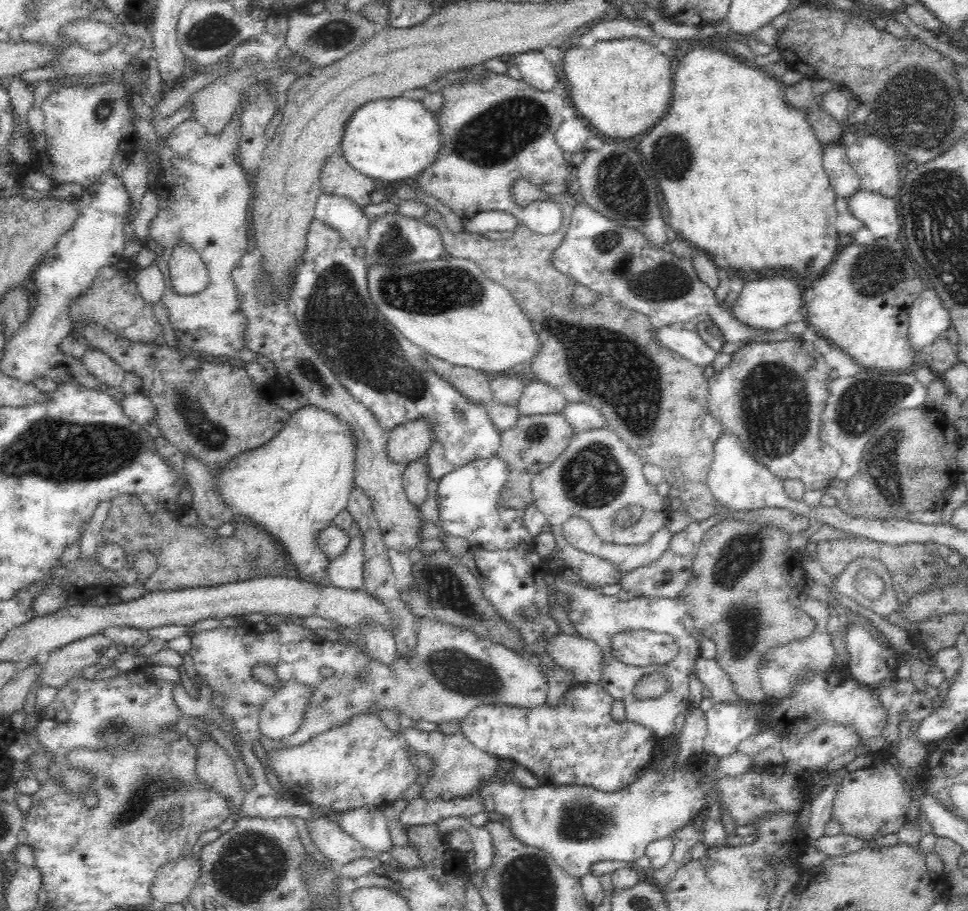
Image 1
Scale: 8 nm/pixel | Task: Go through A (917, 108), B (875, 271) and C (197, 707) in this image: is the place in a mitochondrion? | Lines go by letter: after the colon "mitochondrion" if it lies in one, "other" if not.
A: mitochondrion
B: mitochondrion
C: other

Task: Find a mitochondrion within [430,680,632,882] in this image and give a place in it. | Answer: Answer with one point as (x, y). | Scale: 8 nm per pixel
(578, 822)

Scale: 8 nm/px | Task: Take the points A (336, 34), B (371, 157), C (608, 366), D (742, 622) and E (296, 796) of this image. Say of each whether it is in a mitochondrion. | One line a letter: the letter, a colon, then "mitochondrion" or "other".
A: mitochondrion
B: other
C: mitochondrion
D: mitochondrion
E: other

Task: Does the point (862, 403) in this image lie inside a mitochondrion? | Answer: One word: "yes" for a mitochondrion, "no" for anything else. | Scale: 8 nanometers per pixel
yes

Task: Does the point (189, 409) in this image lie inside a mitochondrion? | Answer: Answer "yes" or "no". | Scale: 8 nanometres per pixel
yes

